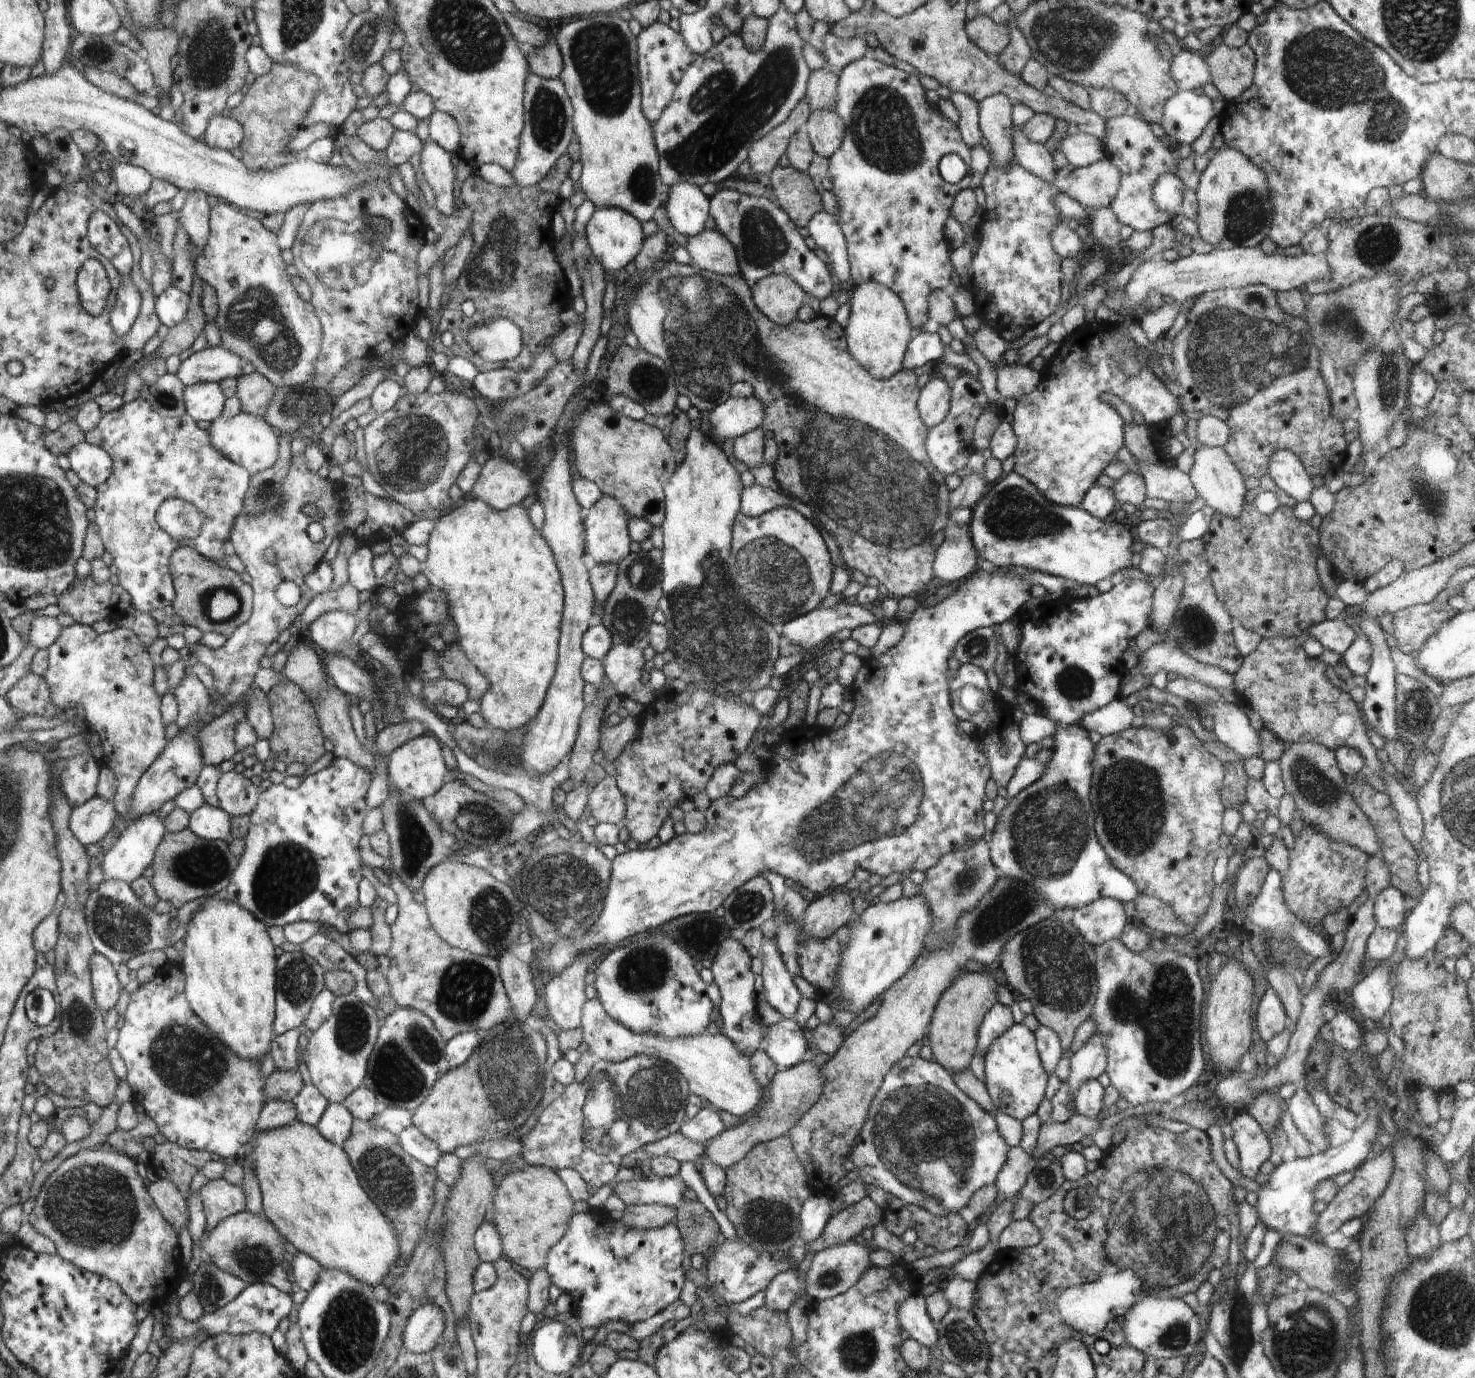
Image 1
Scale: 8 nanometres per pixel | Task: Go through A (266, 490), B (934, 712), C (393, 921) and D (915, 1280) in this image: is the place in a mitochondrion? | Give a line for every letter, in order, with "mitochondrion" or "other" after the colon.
A: mitochondrion
B: other
C: other
D: other

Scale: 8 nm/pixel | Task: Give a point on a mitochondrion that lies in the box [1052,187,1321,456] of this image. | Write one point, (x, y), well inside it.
(1236, 352)

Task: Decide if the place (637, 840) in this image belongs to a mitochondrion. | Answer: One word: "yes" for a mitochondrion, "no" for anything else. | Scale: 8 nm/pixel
no

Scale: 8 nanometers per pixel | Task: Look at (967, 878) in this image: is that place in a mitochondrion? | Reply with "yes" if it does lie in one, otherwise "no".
yes

